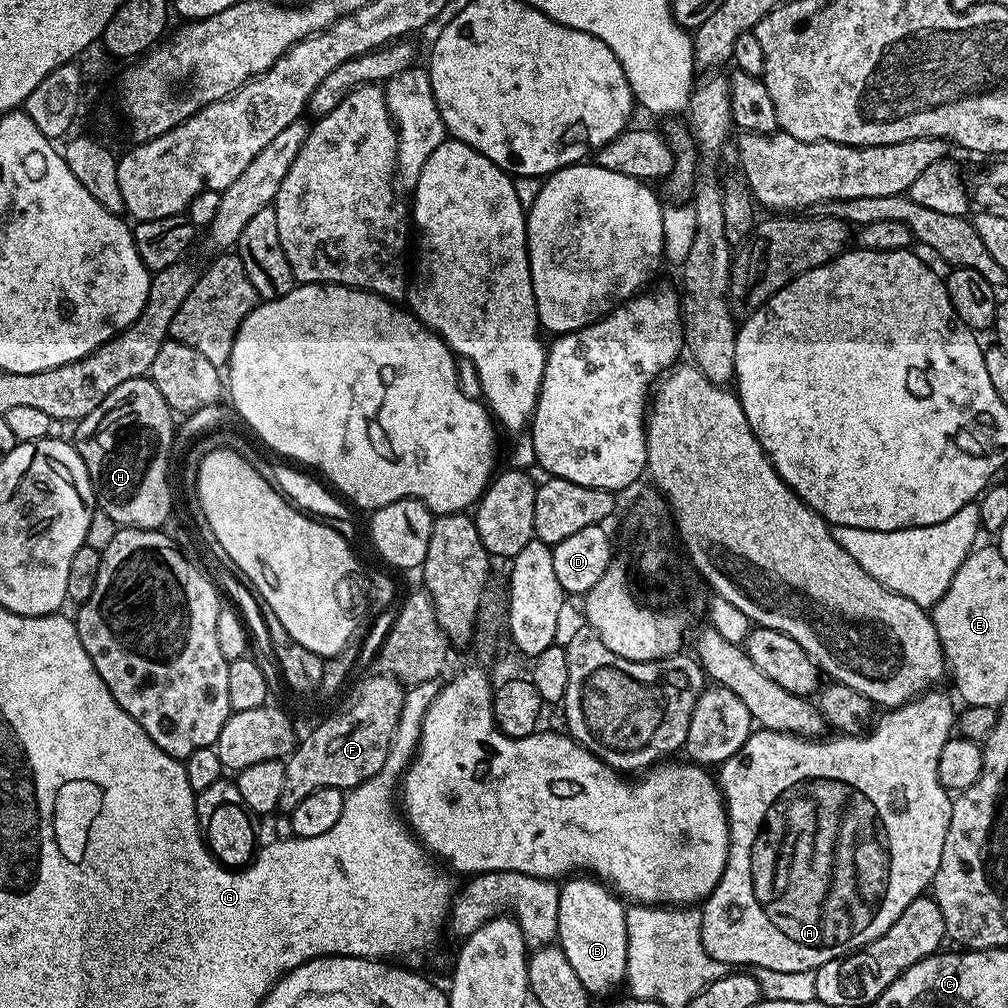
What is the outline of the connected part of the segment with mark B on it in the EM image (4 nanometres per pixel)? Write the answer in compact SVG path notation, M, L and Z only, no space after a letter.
M576 874L561 883L558 900L558 930L556 942L560 945L570 966L594 998L606 996L627 981L626 937L627 912L625 903L603 881L588 874Z

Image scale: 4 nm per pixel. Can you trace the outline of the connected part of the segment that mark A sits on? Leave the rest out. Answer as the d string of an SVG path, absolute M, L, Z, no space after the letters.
M929 690L921 692L915 700L909 700L907 704L899 704L896 708L887 709L883 713L884 717L880 721L877 719L871 725L870 730L865 731L863 734L832 734L829 740L824 740L825 738L794 736L791 732L753 731L746 738L745 744L736 753L731 754L730 758L726 758L724 763L719 765L718 783L720 785L720 792L724 796L724 808L728 811L728 861L718 886L714 886L714 890L710 893L707 900L703 901L700 914L702 918L702 926L700 927L702 930L702 946L706 946L706 954L710 954L710 958L714 958L727 966L748 966L744 964L750 964L752 966L750 968L754 970L765 968L766 970L774 971L815 972L816 969L826 962L838 960L841 956L847 956L849 952L858 952L870 942L882 938L882 934L886 934L886 930L890 930L890 926L894 926L894 922L898 922L898 914L902 914L902 910L906 910L906 906L910 906L910 902L914 902L914 898L923 896L929 891L934 874L938 874L938 862L942 862L942 846L946 846L946 830L950 830L950 814L952 813L953 802L953 797L948 789L942 786L942 782L938 778L938 754L942 754L942 746L946 746L946 742L952 739L954 725L958 720L957 713L955 711L952 713L951 698L946 693L940 691Z

